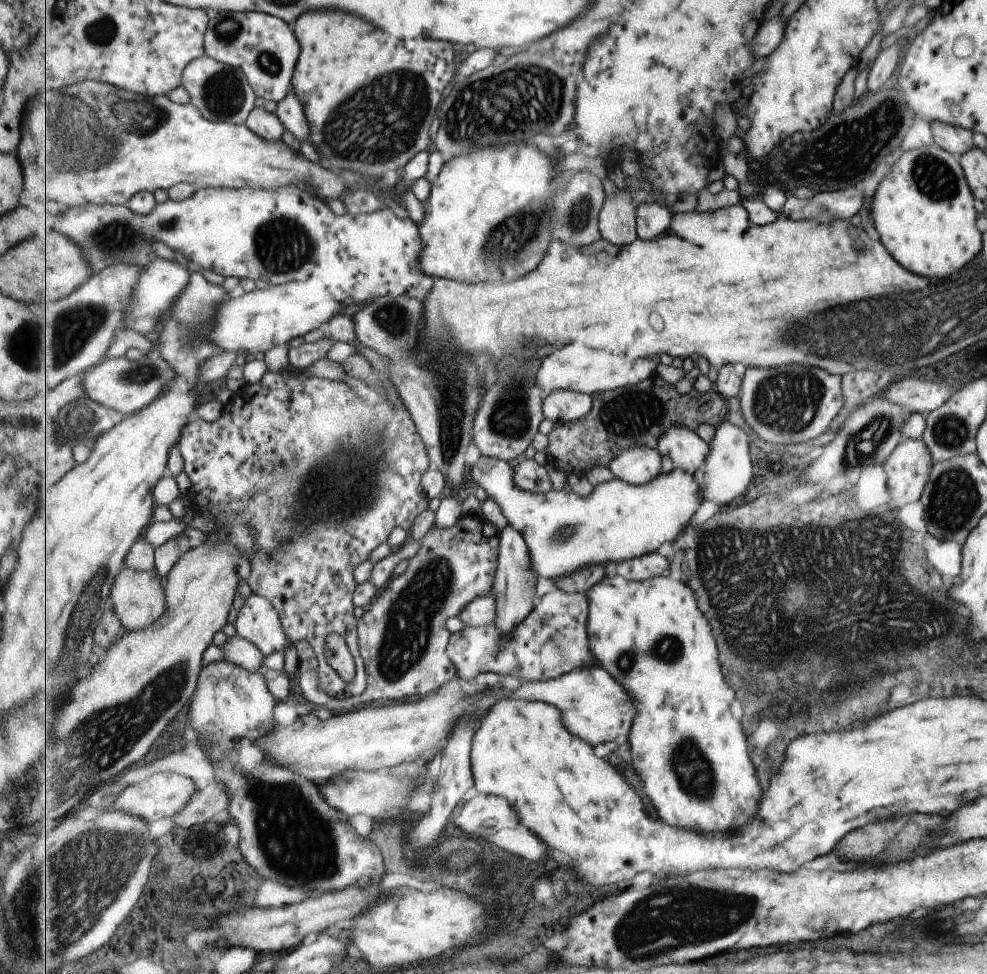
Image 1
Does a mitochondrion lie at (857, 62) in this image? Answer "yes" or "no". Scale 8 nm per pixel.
no

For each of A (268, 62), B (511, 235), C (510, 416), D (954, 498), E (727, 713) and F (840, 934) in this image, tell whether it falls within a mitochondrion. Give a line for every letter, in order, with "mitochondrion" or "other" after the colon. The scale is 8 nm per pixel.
A: mitochondrion
B: mitochondrion
C: mitochondrion
D: mitochondrion
E: other
F: other

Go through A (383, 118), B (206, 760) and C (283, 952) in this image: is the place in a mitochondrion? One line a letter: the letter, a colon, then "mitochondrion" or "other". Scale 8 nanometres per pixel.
A: mitochondrion
B: other
C: other

